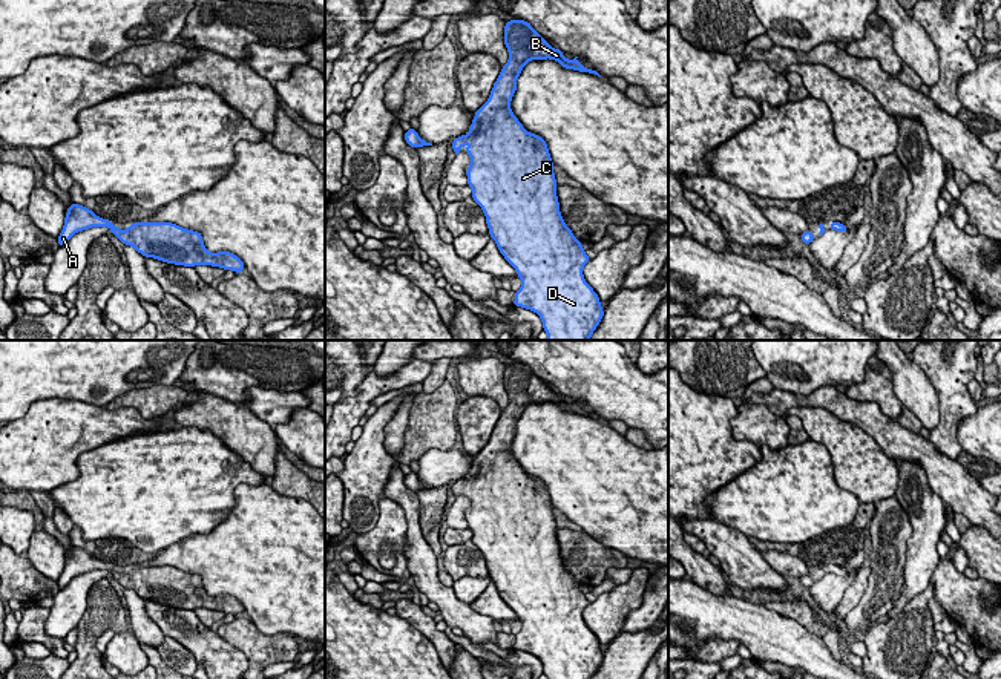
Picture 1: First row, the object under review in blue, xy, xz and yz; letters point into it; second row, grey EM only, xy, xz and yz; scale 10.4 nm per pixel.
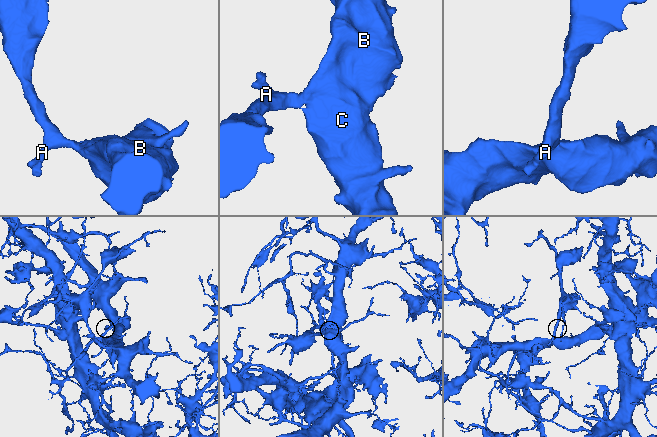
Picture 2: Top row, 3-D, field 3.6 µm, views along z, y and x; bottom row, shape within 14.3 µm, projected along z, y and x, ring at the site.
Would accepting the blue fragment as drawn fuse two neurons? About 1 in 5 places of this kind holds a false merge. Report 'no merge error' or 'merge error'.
no merge error

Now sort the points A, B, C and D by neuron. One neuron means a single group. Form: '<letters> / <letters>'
A B C D

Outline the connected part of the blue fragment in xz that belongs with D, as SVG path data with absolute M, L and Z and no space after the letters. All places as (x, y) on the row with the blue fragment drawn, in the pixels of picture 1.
M512 18L506 23L504 44L509 61L501 67L487 101L475 112L469 132L454 139L452 150L457 155L466 143L469 144L466 153L471 156L471 166L466 175L472 199L484 212L489 235L500 253L523 280L521 288L515 291L514 305L540 316L547 340L590 340L604 316L598 294L583 276L590 257L560 213L558 185L546 141L523 127L510 110L510 101L517 90L517 78L530 60L550 58L566 69L601 75L584 67L578 57L564 58L563 51L553 49L524 20Z

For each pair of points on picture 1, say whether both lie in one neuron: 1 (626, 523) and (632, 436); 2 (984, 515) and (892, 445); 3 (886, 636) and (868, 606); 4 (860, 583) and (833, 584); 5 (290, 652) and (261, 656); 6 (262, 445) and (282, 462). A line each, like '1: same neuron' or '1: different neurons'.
1: different neurons
2: same neuron
3: different neurons
4: different neurons
5: same neuron
6: different neurons

